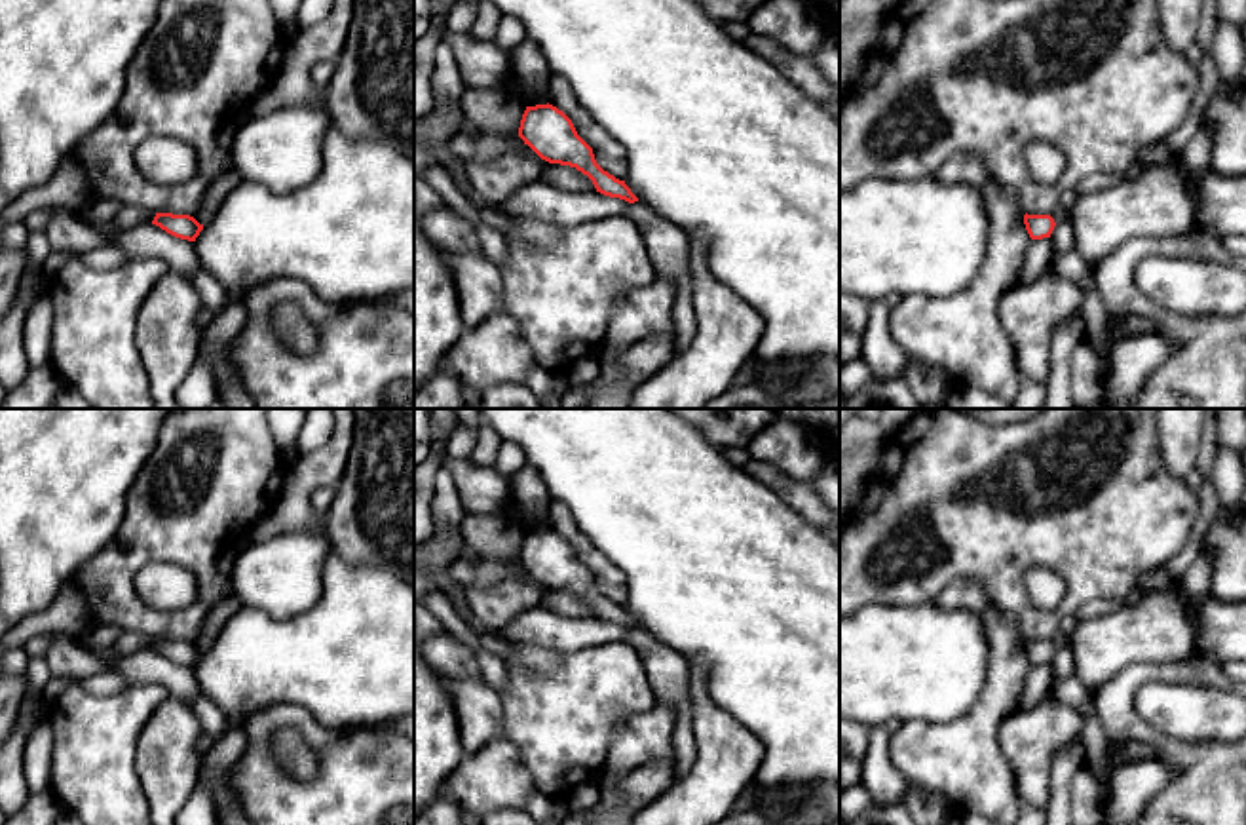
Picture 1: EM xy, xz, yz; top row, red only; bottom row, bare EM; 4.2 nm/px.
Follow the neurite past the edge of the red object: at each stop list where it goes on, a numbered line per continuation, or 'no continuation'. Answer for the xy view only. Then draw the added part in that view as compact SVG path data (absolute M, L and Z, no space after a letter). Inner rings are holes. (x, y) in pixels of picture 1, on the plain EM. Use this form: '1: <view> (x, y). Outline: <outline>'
no continuation

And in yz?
no continuation

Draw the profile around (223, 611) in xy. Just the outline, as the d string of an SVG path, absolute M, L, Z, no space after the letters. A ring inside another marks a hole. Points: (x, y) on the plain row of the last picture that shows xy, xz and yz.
M234 591L226 599L218 601L205 616L201 633L194 644L203 652L209 650L215 644L220 629L241 606L243 604Z

